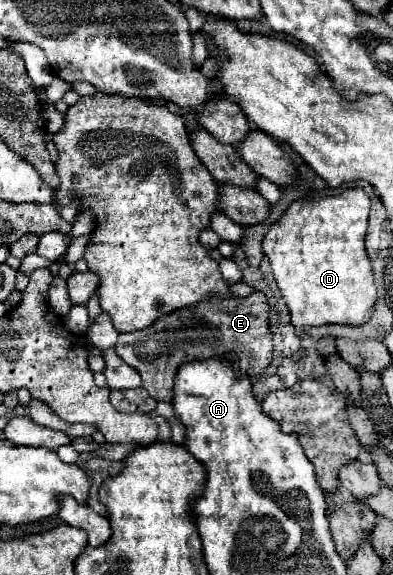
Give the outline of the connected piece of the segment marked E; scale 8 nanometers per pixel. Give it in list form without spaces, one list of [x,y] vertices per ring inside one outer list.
[[[257,290],[245,298],[241,296],[219,298],[217,294],[211,294],[207,300],[201,300],[193,306],[179,308],[167,316],[161,316],[159,320],[155,320],[149,328],[141,332],[119,336],[115,348],[117,348],[117,354],[141,374],[143,388],[155,400],[169,402],[173,376],[177,372],[177,366],[183,362],[193,362],[199,358],[211,358],[211,356],[223,356],[227,352],[235,352],[241,362],[239,376],[261,374],[261,370],[273,358],[273,342],[271,342],[267,318],[269,318],[267,298],[265,294]]]

